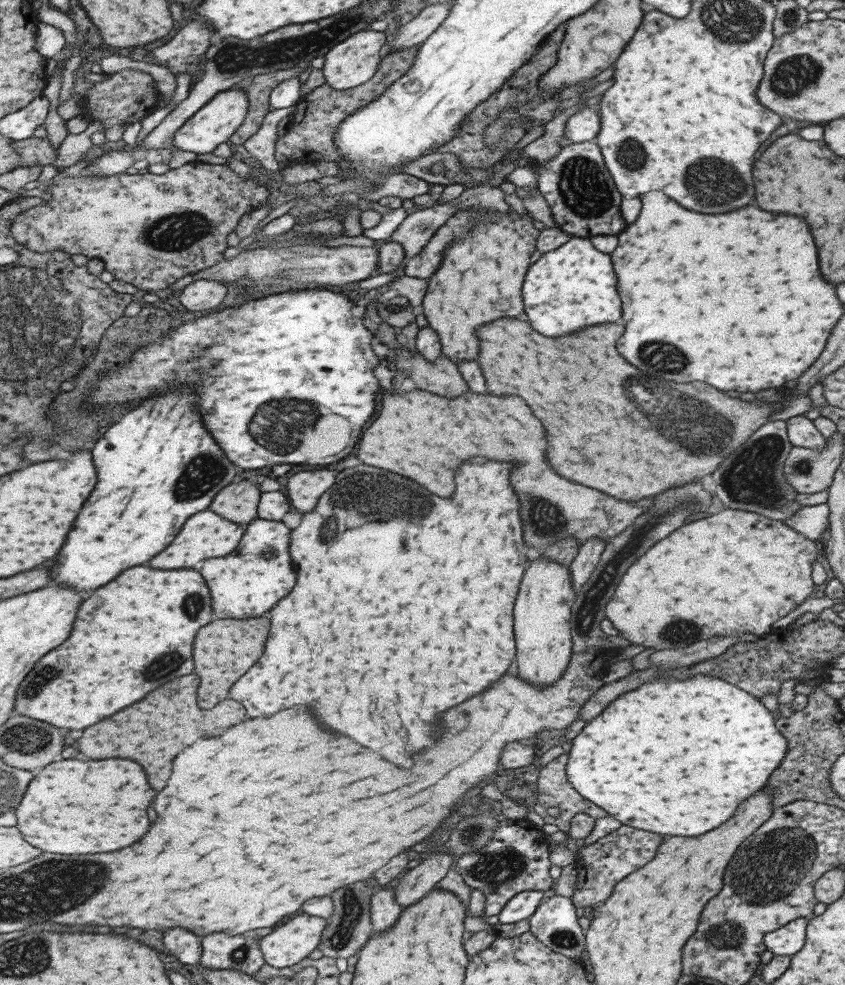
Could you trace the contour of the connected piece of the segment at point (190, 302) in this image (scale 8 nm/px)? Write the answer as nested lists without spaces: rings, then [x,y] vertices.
[[[196,280],[182,291],[179,301],[186,309],[197,312],[219,306],[227,294],[227,286],[218,280]]]

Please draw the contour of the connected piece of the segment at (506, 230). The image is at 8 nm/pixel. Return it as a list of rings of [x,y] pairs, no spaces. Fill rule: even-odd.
[[[495,211],[487,221],[475,219],[469,235],[455,237],[442,252],[442,259],[435,272],[427,279],[425,294],[420,309],[427,324],[437,333],[440,342],[440,352],[451,362],[458,360],[475,360],[477,356],[477,340],[473,330],[485,322],[503,316],[519,316],[523,312],[521,306],[521,282],[529,266],[529,255],[535,250],[536,240],[541,227],[527,212],[526,215],[510,211],[501,213]]]

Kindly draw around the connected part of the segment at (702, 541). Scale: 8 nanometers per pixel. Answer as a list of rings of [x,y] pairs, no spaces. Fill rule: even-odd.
[[[719,510],[709,518],[703,520],[693,520],[689,524],[679,526],[677,530],[673,530],[667,538],[659,540],[659,544],[655,544],[653,548],[649,548],[637,562],[633,562],[621,582],[617,584],[607,608],[605,608],[605,616],[611,620],[613,628],[621,632],[623,638],[627,638],[631,644],[639,644],[645,648],[677,648],[677,646],[685,646],[691,644],[693,640],[705,640],[711,636],[739,636],[739,634],[757,634],[763,635],[771,631],[772,624],[789,614],[793,608],[797,608],[805,598],[809,598],[813,594],[813,583],[811,582],[811,563],[821,559],[820,551],[816,550],[815,543],[802,534],[787,528],[786,524],[781,521],[775,521],[761,518],[757,514],[749,514],[749,512],[739,512],[739,510]]]

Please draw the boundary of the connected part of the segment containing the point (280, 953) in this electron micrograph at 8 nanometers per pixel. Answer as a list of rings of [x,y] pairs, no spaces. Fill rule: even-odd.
[[[299,914],[276,927],[259,940],[266,963],[277,969],[287,968],[307,958],[321,942],[326,919]]]

